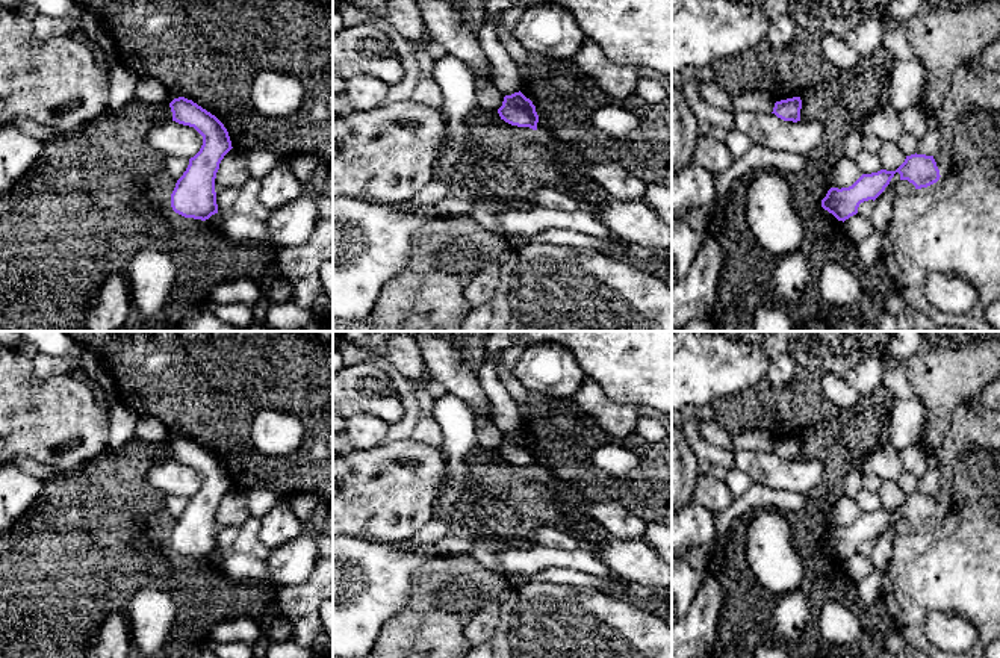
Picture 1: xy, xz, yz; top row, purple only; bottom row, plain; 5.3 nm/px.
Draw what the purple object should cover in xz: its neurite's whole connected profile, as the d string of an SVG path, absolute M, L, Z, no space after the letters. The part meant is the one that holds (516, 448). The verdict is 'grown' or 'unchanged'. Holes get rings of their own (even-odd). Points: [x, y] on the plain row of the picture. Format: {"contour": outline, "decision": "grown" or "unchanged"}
{"contour": "M520 430L505 434L498 452L501 458L511 464L537 469L539 454L536 445Z", "decision": "unchanged"}

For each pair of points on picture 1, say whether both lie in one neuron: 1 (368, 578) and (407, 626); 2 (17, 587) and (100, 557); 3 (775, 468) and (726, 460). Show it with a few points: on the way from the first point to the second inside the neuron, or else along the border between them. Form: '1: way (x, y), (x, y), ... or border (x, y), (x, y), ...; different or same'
1: border (413, 581), (410, 601), (383, 625), (375, 642); different
2: way (38, 587), (44, 587), (74, 557), (79, 557); same
3: border (732, 454), (737, 468); different

